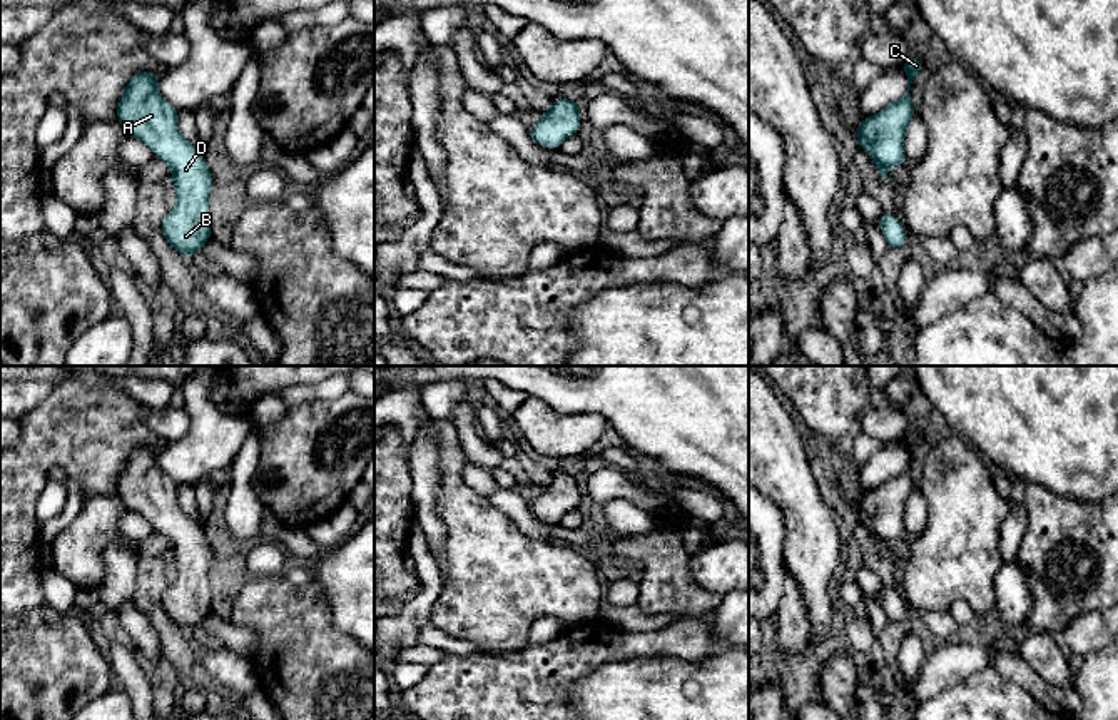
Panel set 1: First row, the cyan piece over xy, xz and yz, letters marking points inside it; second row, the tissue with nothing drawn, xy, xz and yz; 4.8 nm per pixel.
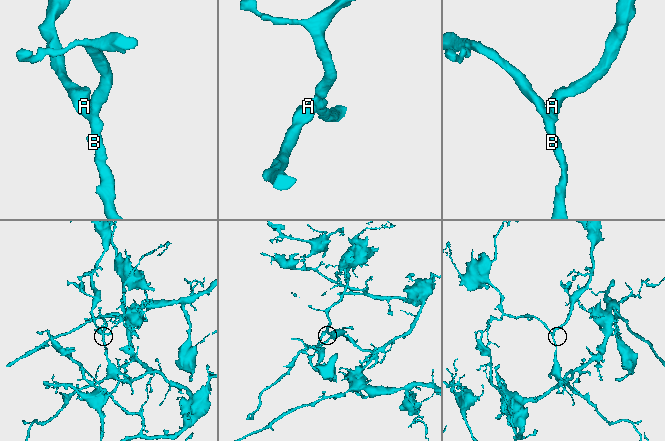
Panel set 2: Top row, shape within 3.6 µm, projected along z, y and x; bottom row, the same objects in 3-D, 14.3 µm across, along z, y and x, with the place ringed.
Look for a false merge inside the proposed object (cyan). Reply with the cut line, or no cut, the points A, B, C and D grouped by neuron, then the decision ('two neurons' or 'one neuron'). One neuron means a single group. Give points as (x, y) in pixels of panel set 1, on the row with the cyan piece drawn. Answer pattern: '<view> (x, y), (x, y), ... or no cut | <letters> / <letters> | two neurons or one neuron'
no cut | A B C D | one neuron

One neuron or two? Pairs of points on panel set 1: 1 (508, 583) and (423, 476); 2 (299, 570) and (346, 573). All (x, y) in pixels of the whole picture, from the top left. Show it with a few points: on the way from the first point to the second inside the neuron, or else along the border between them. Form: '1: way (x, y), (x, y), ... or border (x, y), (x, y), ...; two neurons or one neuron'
1: border (438, 455), (438, 517), (447, 533); two neurons
2: border (309, 563), (311, 580); two neurons

